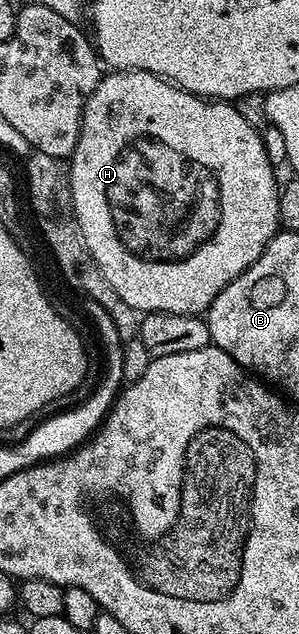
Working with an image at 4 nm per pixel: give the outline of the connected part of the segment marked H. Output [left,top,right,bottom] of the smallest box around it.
[68,69,280,316]

